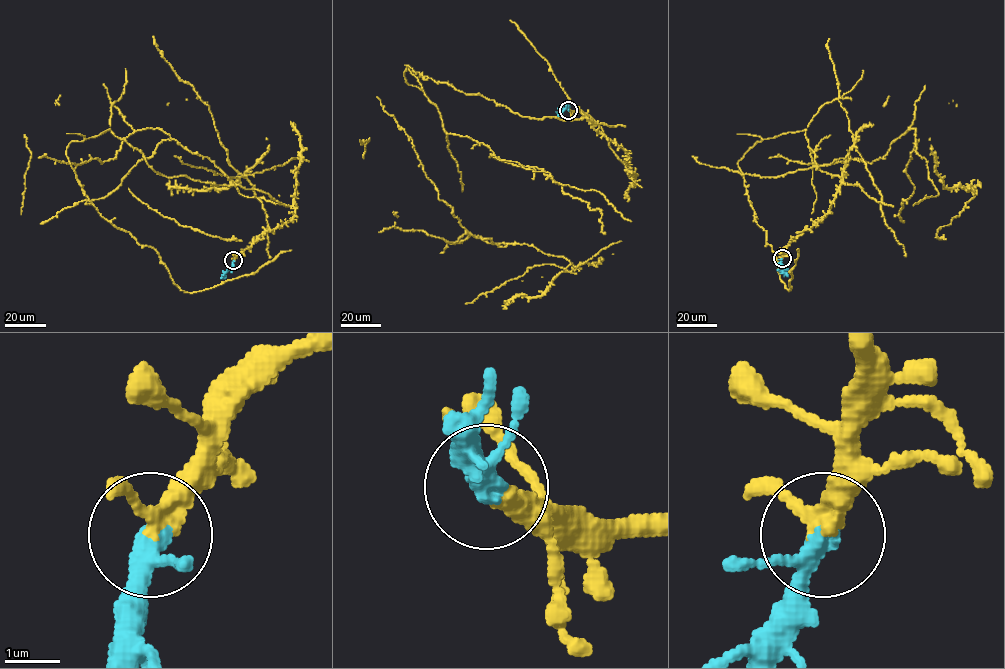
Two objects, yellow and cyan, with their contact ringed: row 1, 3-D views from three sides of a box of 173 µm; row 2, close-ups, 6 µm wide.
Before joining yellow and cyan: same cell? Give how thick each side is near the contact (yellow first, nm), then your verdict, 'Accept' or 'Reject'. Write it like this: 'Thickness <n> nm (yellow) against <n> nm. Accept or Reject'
Thickness 320 nm (yellow) against 300 nm. Accept

